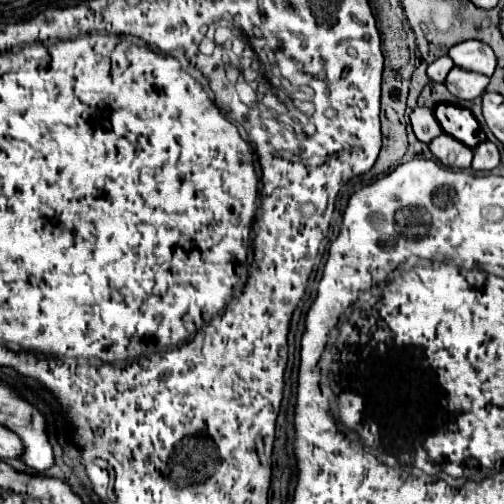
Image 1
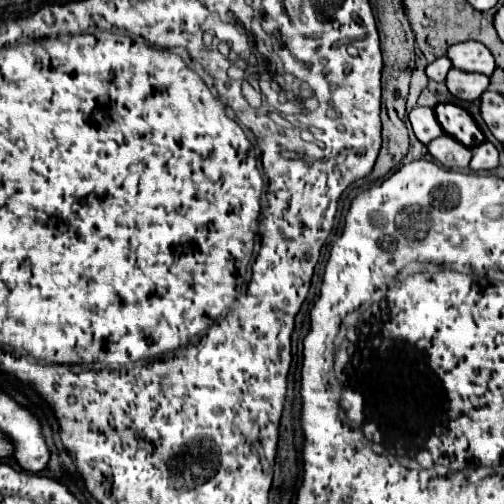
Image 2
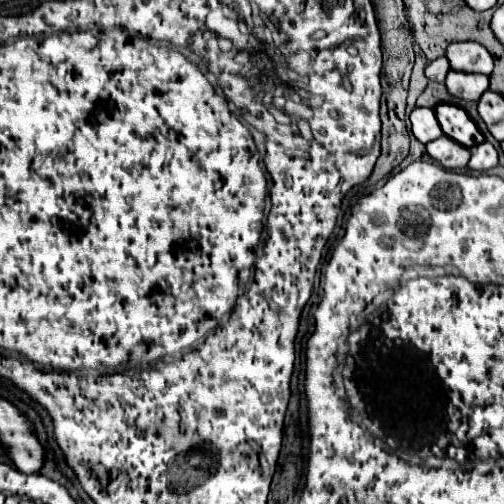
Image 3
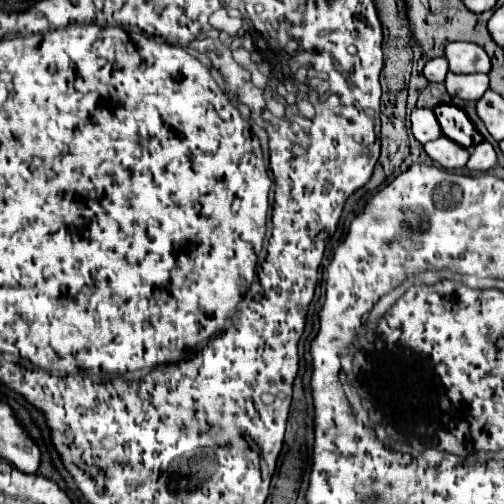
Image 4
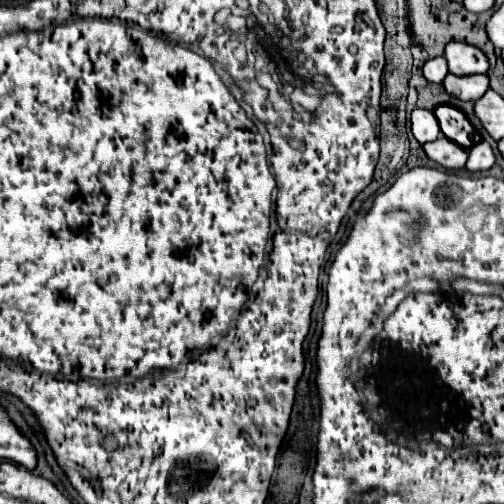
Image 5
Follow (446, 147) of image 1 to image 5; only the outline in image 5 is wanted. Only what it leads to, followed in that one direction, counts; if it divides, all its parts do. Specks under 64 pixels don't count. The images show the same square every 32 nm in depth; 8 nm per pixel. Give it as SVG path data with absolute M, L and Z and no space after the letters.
M438 138L434 142L428 142L422 146L426 156L430 160L434 160L436 164L448 168L448 170L460 170L466 164L468 152L464 148L460 148L456 142L448 140L448 138Z

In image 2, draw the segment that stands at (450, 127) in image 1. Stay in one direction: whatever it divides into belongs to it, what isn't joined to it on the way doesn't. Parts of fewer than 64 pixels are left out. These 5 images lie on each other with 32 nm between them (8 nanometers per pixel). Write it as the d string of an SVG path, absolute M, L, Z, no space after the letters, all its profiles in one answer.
M438 104L434 108L436 118L444 132L468 148L485 141L477 123L465 109L454 104Z

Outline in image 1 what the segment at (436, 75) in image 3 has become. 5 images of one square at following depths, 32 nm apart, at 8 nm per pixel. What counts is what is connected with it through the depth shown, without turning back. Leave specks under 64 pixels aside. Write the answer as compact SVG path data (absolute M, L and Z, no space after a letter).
M440 56L438 60L434 60L434 62L428 66L428 76L430 76L430 80L434 80L434 82L444 82L452 66L454 66L454 62L452 62L448 56Z

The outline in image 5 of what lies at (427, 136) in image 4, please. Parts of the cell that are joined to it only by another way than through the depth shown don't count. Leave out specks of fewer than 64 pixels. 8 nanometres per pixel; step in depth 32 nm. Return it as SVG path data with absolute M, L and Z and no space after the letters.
M414 108L412 110L412 134L420 144L426 144L426 142L432 142L432 140L440 138L442 130L438 126L438 120L436 120L434 112Z

